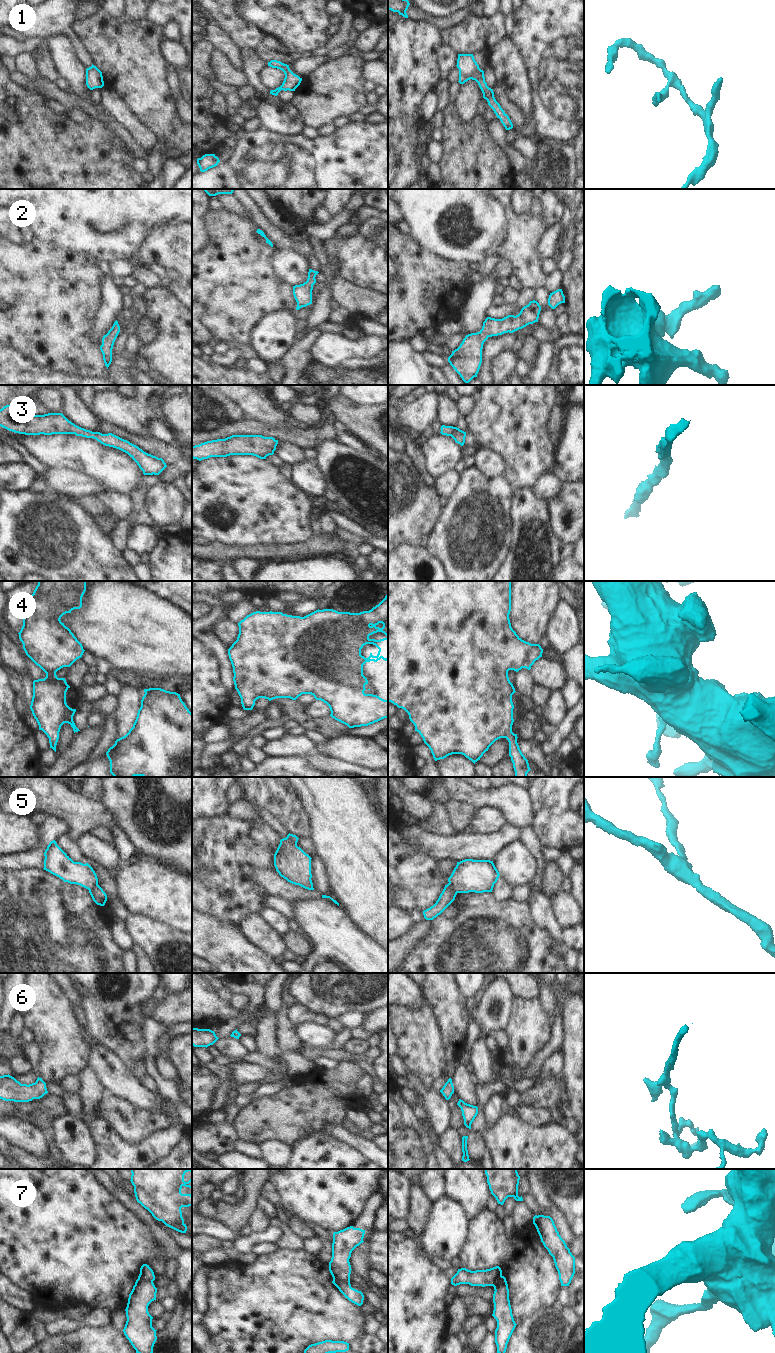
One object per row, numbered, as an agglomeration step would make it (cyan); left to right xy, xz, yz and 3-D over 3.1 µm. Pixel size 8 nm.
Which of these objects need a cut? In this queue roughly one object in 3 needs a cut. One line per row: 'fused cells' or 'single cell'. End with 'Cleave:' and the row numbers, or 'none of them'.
1: single cell
2: single cell
3: single cell
4: single cell
5: fused cells
6: single cell
7: fused cells
Cleave: 5, 7

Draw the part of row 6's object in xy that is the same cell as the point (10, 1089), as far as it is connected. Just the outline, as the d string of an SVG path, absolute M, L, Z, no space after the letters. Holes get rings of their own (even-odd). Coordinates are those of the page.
M0 1076L0 1099L14 1102L29 1102L40 1099L47 1094L46 1083L42 1078L37 1078L35 1083L21 1084L14 1077Z

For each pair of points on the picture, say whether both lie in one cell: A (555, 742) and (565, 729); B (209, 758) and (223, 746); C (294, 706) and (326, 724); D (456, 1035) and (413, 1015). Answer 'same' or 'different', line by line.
A: same
B: same
C: same
D: different

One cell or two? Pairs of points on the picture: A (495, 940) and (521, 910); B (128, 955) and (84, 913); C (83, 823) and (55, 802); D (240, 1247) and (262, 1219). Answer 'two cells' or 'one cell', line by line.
A: one cell
B: two cells
C: one cell
D: two cells

